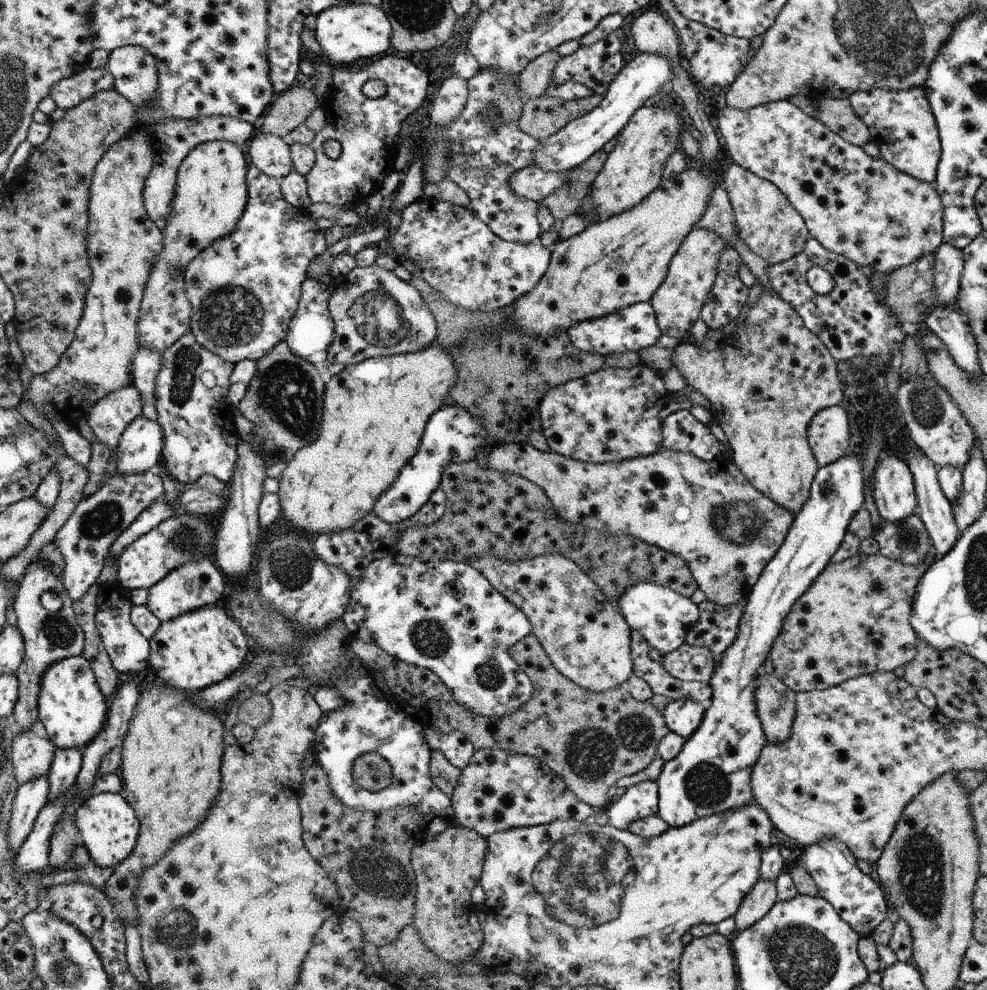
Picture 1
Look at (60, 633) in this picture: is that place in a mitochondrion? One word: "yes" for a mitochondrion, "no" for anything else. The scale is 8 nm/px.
yes

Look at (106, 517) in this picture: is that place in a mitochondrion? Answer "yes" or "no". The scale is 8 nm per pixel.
yes

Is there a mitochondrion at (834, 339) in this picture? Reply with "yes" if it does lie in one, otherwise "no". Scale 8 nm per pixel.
no

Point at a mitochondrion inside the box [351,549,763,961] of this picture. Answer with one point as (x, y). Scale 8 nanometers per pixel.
(593, 871)

